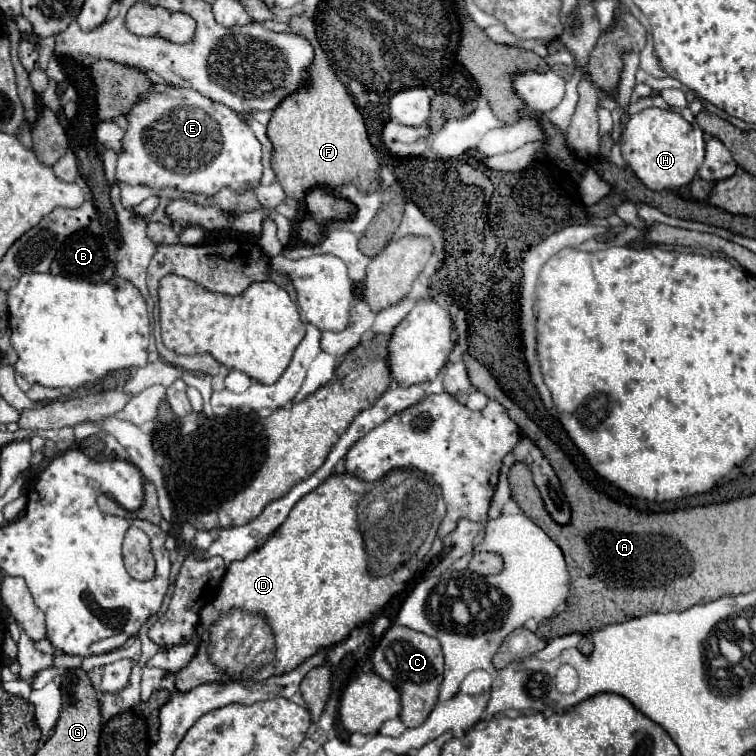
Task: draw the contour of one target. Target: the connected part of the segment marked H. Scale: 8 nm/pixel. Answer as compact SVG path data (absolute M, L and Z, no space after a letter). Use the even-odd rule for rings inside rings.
M647 108L629 118L621 134L621 152L635 176L651 190L679 188L689 184L705 155L704 132L689 124L679 112Z

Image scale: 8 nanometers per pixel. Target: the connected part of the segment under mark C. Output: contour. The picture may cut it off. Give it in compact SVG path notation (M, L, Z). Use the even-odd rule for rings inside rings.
M393 624L381 638L379 646L373 652L373 668L379 676L383 676L387 682L391 682L401 692L401 720L409 726L421 726L427 716L431 714L439 686L443 680L443 654L441 644L427 634L421 634L417 630L411 630L407 626Z

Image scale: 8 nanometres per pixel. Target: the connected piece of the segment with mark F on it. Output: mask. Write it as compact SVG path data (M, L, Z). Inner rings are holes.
M303 14L293 16L289 18L289 28L293 34L303 36L311 42L315 56L307 70L309 82L305 82L293 94L285 96L273 110L267 124L267 138L273 144L271 166L277 174L279 184L289 198L299 200L301 204L305 192L313 186L337 188L343 184L355 184L361 192L373 192L377 188L379 162L367 138L363 116L359 114L347 88L331 70L311 18Z

